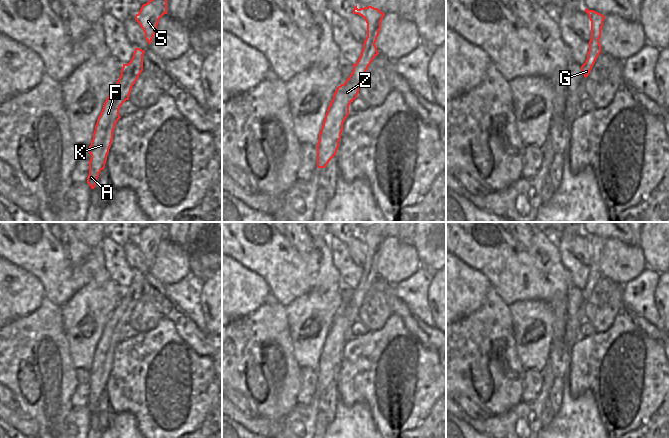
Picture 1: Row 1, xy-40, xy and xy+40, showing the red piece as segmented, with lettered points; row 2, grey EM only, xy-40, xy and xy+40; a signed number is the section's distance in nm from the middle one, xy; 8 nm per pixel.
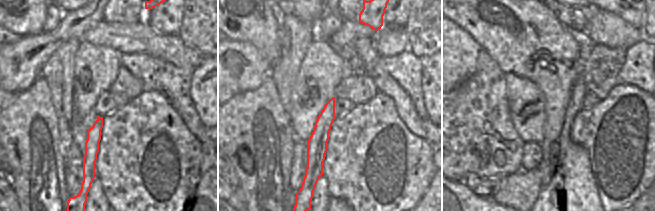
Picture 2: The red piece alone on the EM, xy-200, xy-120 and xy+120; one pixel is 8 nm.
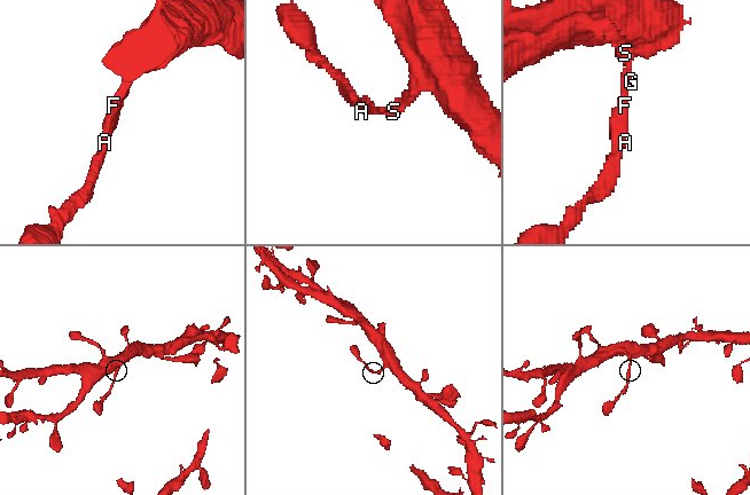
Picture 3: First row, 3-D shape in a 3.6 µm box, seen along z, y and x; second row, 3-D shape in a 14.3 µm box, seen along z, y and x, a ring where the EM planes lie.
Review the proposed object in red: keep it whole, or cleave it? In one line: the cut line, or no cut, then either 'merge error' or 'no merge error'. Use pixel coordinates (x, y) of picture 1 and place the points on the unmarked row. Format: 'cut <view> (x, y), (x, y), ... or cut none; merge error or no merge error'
cut none; no merge error

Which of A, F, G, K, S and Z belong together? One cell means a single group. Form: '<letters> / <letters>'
A F G K S Z

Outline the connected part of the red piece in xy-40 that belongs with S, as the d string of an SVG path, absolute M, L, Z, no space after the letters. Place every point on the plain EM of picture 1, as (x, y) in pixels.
M152 222L146 228L143 228L139 237L135 239L135 244L143 253L149 269L155 259L159 243L164 238L167 238L167 223Z

